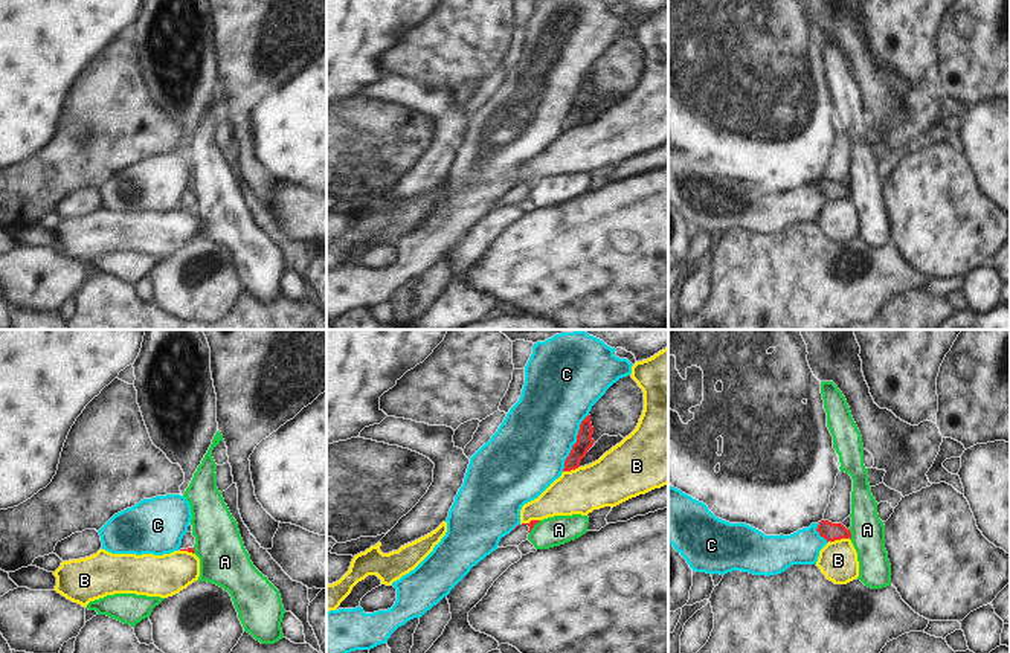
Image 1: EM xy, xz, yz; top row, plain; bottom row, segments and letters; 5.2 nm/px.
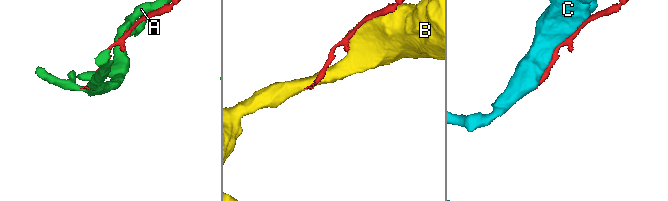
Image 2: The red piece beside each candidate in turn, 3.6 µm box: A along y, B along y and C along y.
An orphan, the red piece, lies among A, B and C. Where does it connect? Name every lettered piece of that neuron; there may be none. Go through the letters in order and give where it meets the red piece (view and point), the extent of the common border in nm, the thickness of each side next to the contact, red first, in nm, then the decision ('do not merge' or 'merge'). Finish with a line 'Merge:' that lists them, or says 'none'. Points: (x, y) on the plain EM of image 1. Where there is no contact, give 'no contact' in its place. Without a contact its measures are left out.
A: contact yz (850, 193); length 60 nm; calibres 100 and 180 nm; do not merge
B: contact yz (838, 197); length 110 nm; calibres 100 and 200 nm; do not merge
C: contact xz (575, 101); length 340 nm; calibres 90 and 400 nm; do not merge
Merge: none

